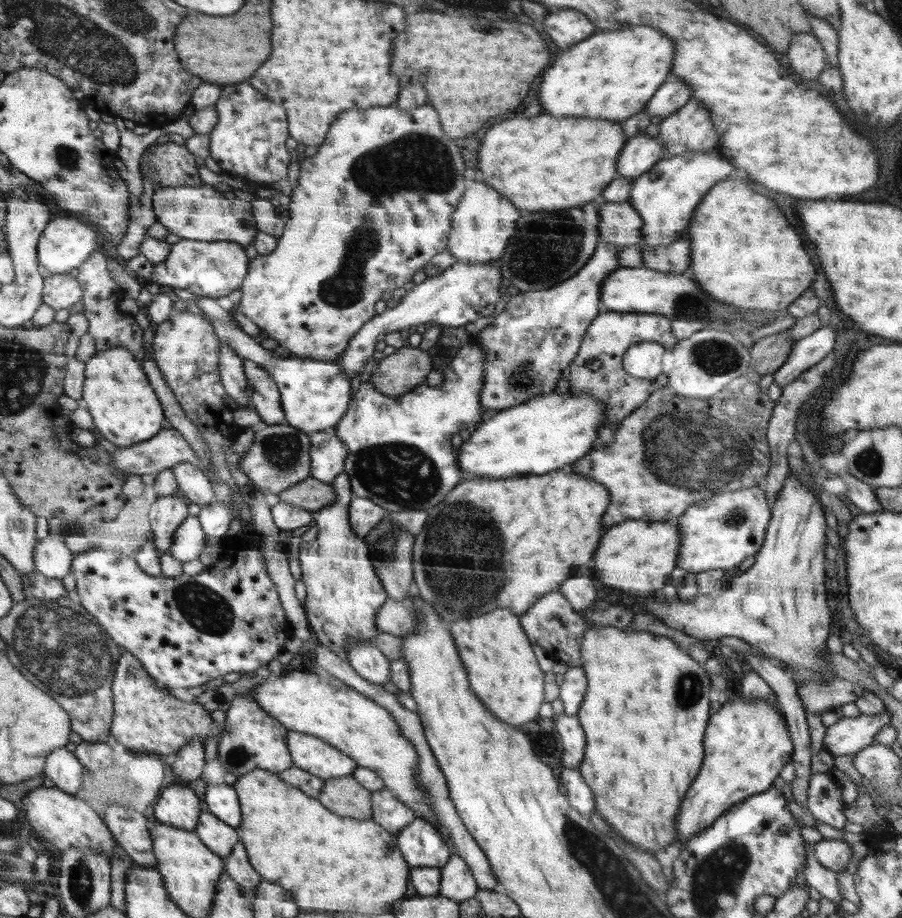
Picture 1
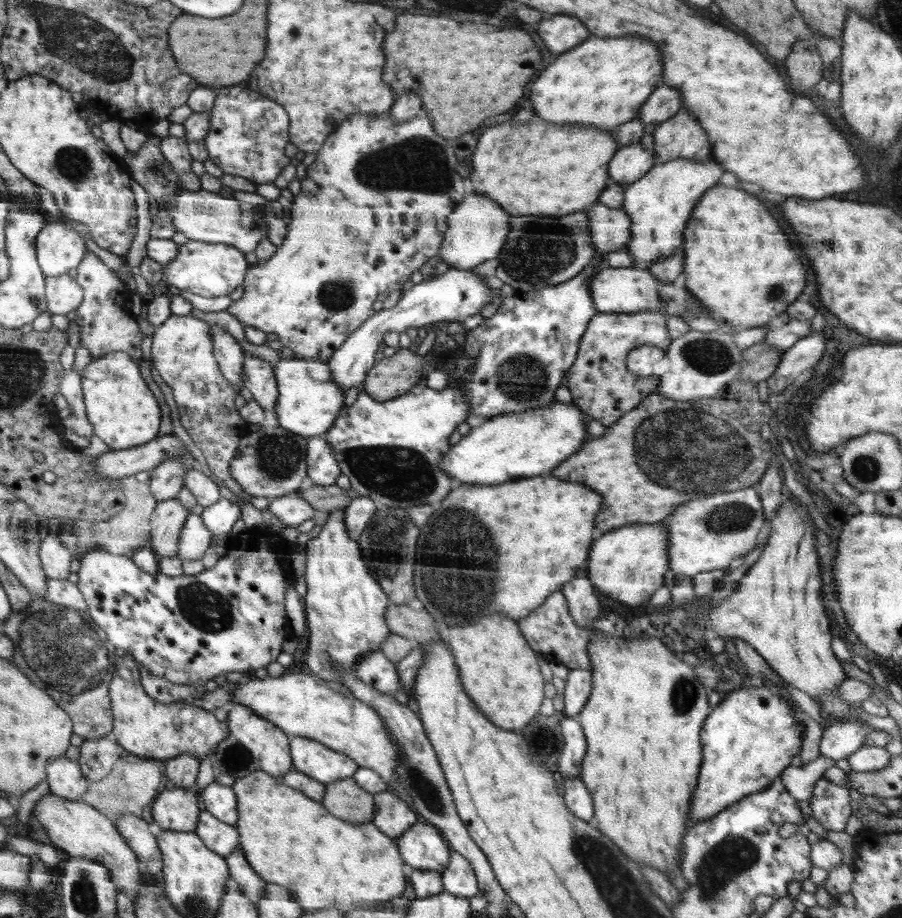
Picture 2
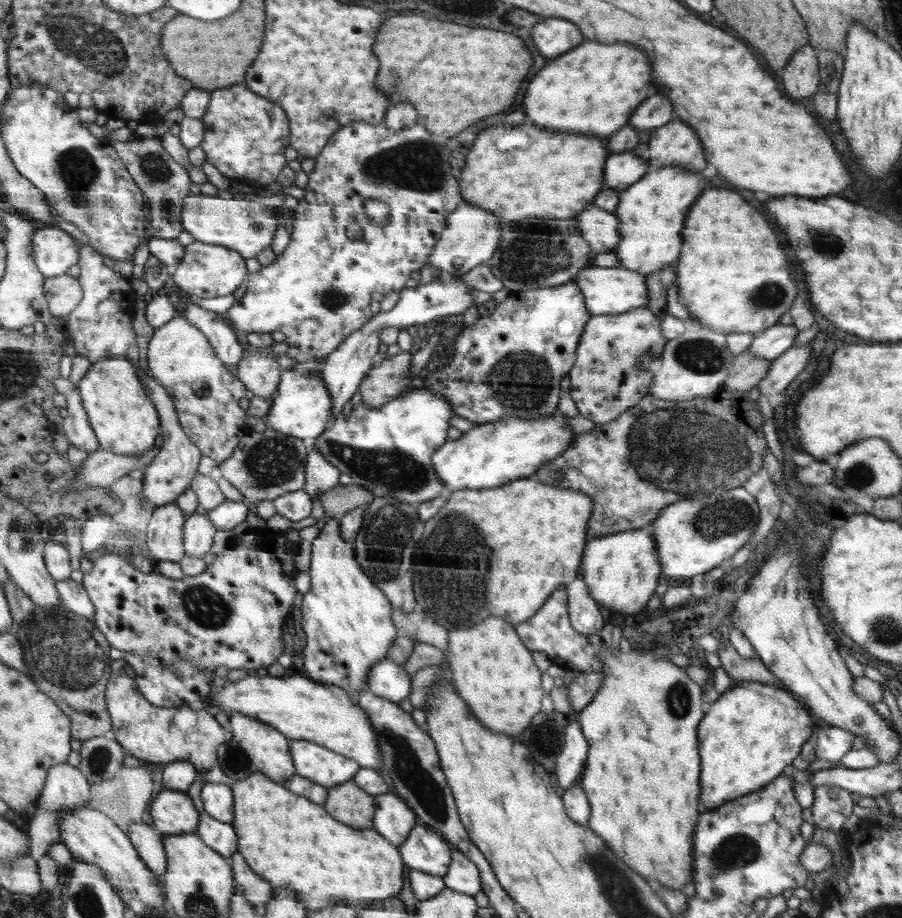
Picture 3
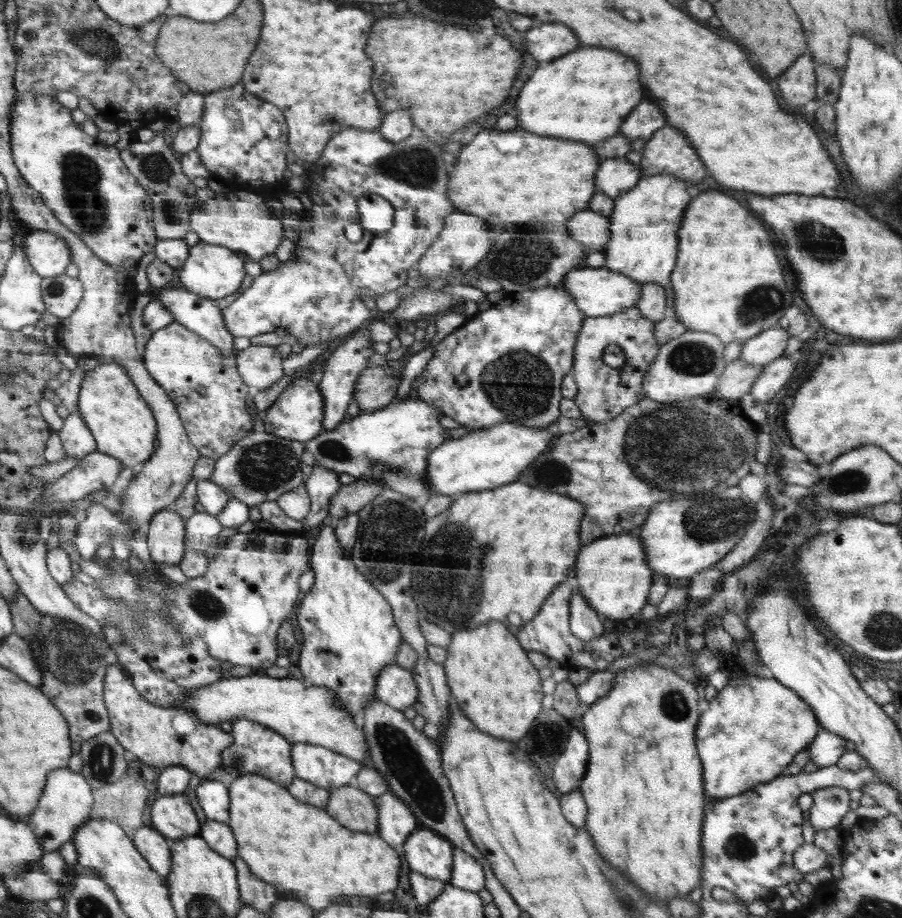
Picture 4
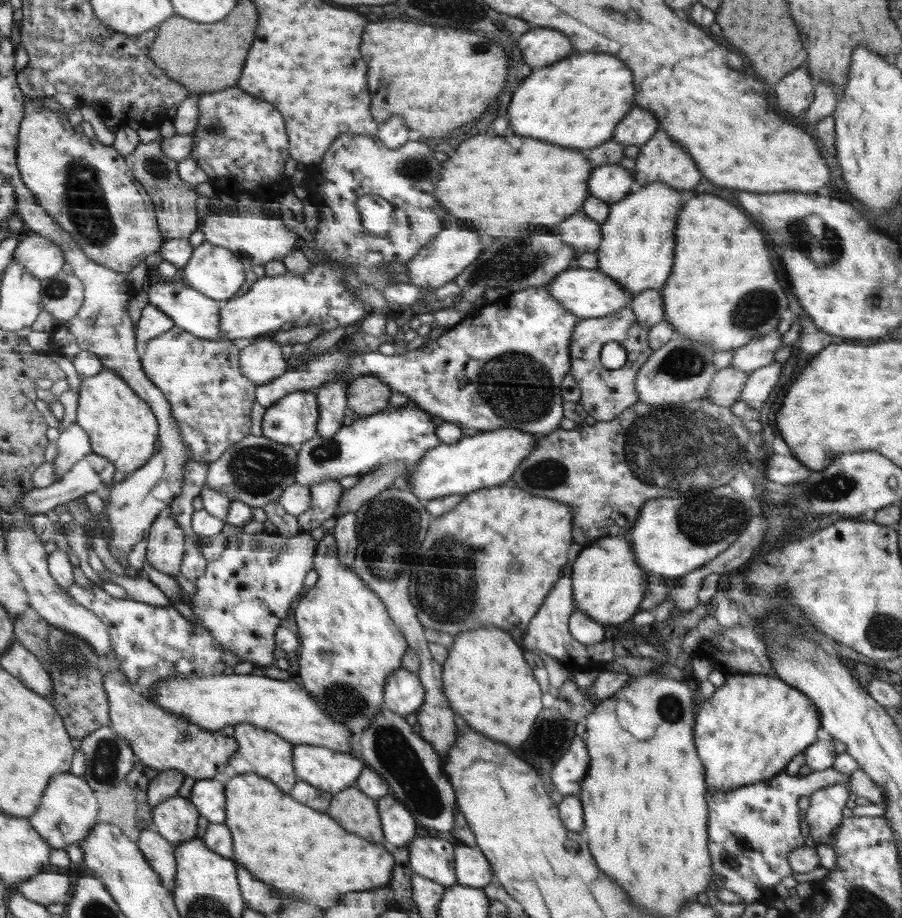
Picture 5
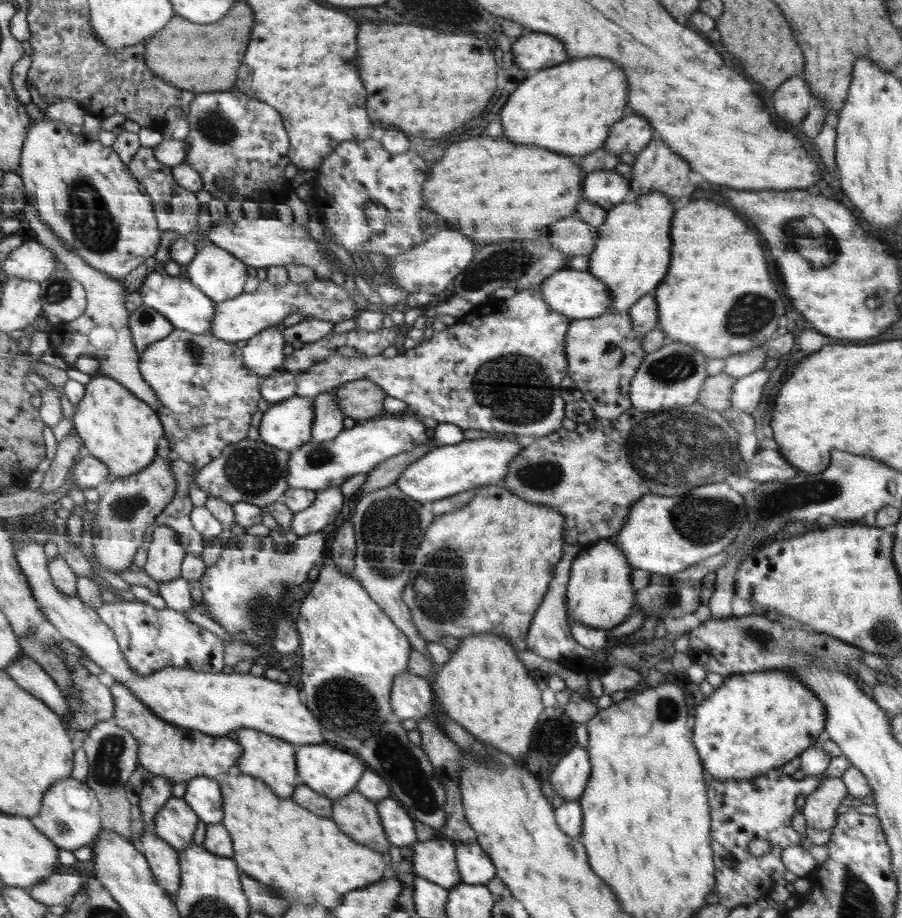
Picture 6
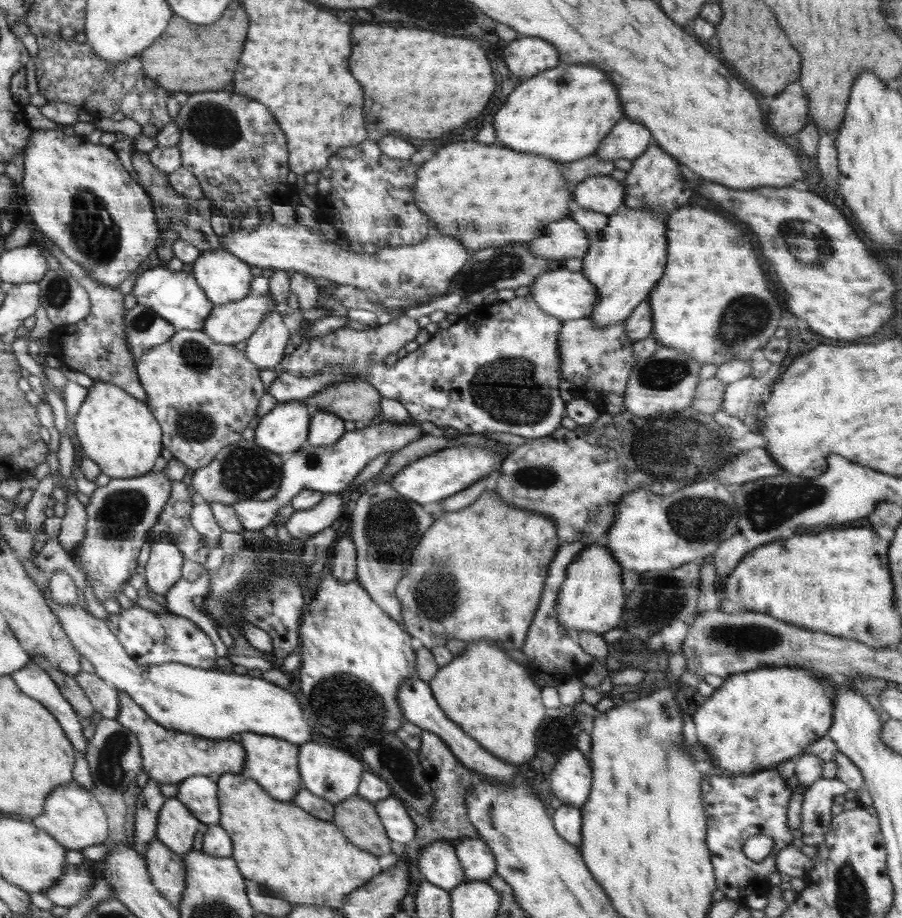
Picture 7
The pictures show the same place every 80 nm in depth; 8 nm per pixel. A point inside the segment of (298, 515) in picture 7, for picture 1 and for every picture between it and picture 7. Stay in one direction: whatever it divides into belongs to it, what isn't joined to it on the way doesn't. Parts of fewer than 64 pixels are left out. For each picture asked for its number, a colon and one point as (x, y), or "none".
1: (328, 453)
2: (323, 469)
3: (321, 476)
4: (321, 484)
5: (325, 495)
6: (328, 503)

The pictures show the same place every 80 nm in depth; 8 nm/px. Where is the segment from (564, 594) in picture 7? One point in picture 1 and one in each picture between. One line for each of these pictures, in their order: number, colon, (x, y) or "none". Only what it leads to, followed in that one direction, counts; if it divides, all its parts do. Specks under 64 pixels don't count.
1: (636, 557)
2: (628, 564)
3: (621, 570)
4: (611, 573)
5: (608, 585)
6: (599, 594)

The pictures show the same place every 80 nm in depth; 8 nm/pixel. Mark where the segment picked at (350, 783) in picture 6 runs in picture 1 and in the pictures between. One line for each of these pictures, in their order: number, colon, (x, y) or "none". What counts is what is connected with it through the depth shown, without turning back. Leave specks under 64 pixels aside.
1: (311, 753)
2: (316, 760)
3: (319, 764)
4: (323, 767)
5: (331, 771)

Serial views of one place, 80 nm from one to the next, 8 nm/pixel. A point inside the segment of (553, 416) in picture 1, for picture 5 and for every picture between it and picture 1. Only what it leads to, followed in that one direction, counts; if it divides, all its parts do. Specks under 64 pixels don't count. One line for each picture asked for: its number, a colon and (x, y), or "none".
2: (519, 444)
3: (489, 455)
4: (486, 458)
5: (488, 459)

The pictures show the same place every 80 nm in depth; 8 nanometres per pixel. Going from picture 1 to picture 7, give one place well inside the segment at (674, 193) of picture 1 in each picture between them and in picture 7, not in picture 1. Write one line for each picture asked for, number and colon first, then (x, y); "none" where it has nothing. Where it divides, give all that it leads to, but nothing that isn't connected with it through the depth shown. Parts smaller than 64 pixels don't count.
2: (659, 204)
3: (652, 211)
4: (644, 223)
5: (637, 247)
6: (632, 250)
7: (627, 262)

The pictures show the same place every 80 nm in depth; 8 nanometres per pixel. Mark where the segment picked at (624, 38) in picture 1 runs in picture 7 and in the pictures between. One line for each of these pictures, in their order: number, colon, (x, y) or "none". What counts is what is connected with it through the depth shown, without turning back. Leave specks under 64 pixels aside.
2: (603, 83)
3: (593, 90)
4: (585, 96)
5: (577, 103)
6: (569, 109)
7: (563, 113)

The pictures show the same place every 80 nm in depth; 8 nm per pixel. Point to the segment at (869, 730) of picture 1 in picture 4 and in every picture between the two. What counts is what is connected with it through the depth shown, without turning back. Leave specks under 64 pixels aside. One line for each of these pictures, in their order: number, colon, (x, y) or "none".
2: (840, 739)
3: (832, 743)
4: (825, 750)

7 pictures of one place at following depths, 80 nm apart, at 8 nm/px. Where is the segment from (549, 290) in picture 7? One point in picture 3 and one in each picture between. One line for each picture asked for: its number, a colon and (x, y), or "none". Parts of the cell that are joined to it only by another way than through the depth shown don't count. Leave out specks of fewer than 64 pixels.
3: (607, 290)
4: (598, 291)
5: (588, 293)
6: (577, 294)

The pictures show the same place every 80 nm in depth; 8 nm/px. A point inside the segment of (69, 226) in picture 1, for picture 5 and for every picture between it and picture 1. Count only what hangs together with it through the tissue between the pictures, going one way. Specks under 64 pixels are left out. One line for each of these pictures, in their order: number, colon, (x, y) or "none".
2: (59, 247)
3: (55, 251)
4: (48, 253)
5: (37, 255)

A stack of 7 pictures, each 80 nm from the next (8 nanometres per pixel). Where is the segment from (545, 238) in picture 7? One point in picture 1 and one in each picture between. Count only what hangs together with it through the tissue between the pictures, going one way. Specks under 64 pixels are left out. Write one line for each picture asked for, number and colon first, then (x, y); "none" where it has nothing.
1: (620, 224)
2: (609, 227)
3: (598, 228)
4: (590, 229)
5: (583, 234)
6: (572, 236)

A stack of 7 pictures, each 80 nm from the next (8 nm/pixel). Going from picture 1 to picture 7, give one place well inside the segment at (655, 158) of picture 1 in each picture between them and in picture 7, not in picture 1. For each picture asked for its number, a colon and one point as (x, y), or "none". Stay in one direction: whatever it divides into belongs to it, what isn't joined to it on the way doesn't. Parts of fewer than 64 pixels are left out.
2: (630, 163)
3: (622, 170)
4: (614, 177)
5: (610, 183)
6: (607, 188)
7: (603, 194)

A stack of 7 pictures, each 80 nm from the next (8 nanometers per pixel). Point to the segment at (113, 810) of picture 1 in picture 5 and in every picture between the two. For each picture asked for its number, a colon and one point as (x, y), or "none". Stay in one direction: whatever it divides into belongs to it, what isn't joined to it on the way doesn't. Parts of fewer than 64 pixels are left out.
2: (134, 829)
3: (150, 847)
4: (156, 848)
5: (160, 853)

